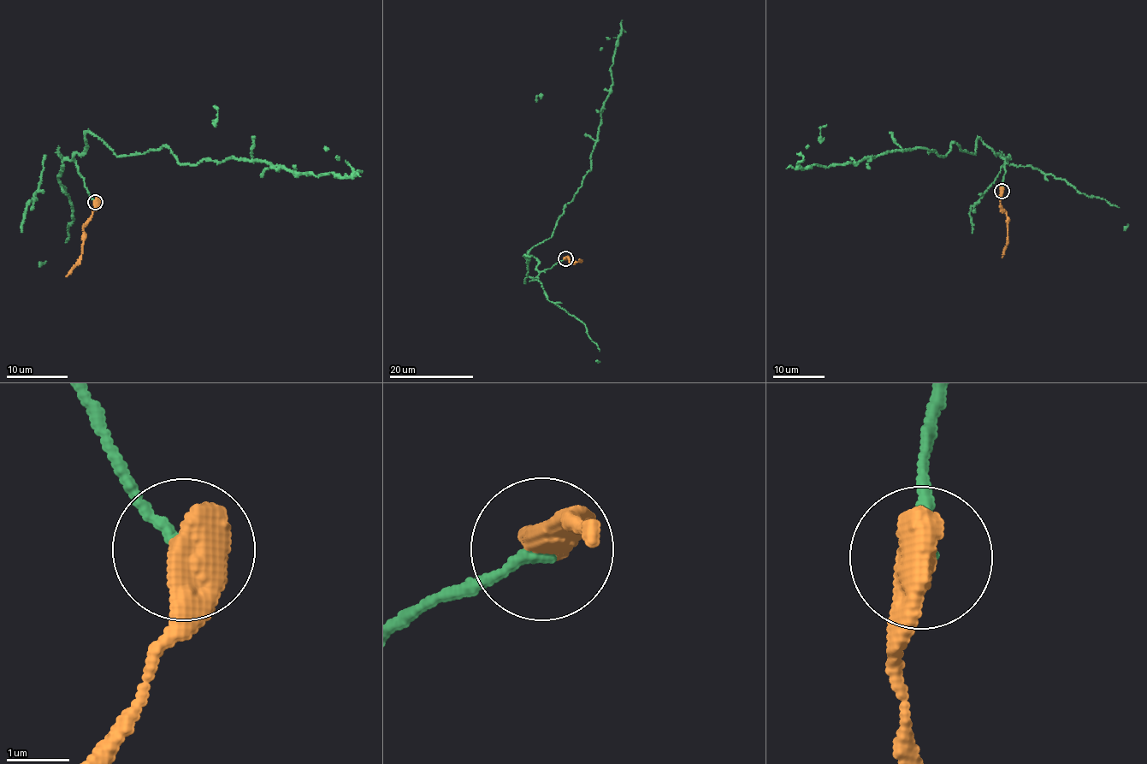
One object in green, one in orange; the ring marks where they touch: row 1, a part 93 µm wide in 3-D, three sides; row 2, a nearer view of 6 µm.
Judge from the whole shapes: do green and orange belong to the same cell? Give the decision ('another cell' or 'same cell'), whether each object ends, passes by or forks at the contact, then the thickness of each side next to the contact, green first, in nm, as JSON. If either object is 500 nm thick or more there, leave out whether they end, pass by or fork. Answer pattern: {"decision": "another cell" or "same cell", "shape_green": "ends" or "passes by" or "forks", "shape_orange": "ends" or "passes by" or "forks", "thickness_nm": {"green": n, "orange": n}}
{"decision": "another cell", "thickness_nm": {"green": 160, "orange": 750}}

